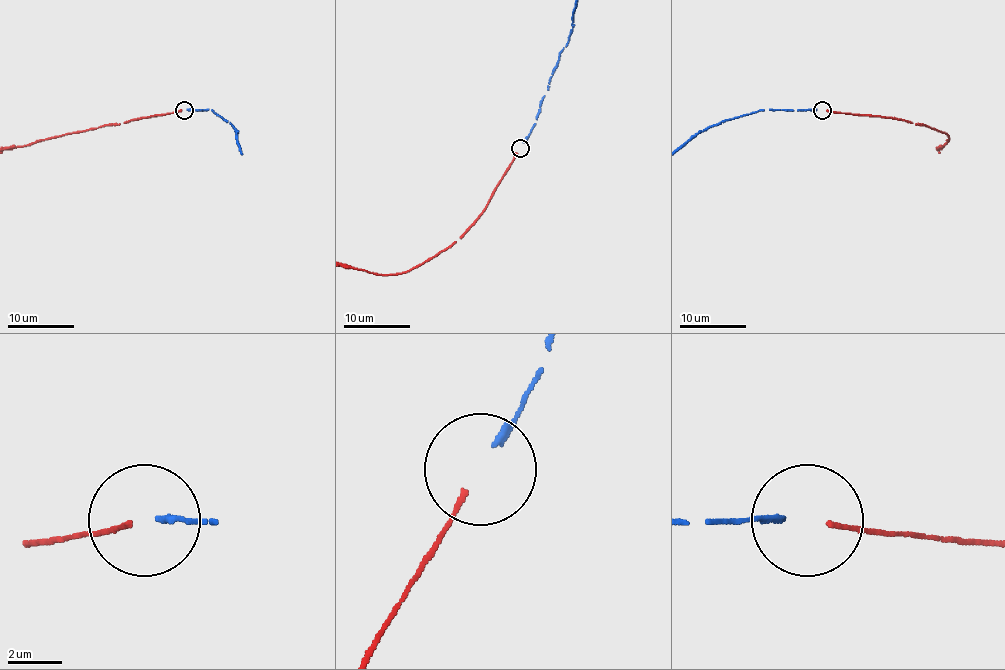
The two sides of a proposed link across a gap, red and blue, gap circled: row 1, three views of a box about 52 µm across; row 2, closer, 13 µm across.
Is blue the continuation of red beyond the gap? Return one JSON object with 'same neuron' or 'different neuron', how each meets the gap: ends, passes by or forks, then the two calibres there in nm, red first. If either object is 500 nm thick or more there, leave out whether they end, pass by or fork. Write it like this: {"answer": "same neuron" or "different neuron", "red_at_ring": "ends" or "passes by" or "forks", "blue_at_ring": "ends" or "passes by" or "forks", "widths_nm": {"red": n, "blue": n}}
{"answer": "same neuron", "red_at_ring": "ends", "blue_at_ring": "ends", "widths_nm": {"red": 190, "blue": 280}}

